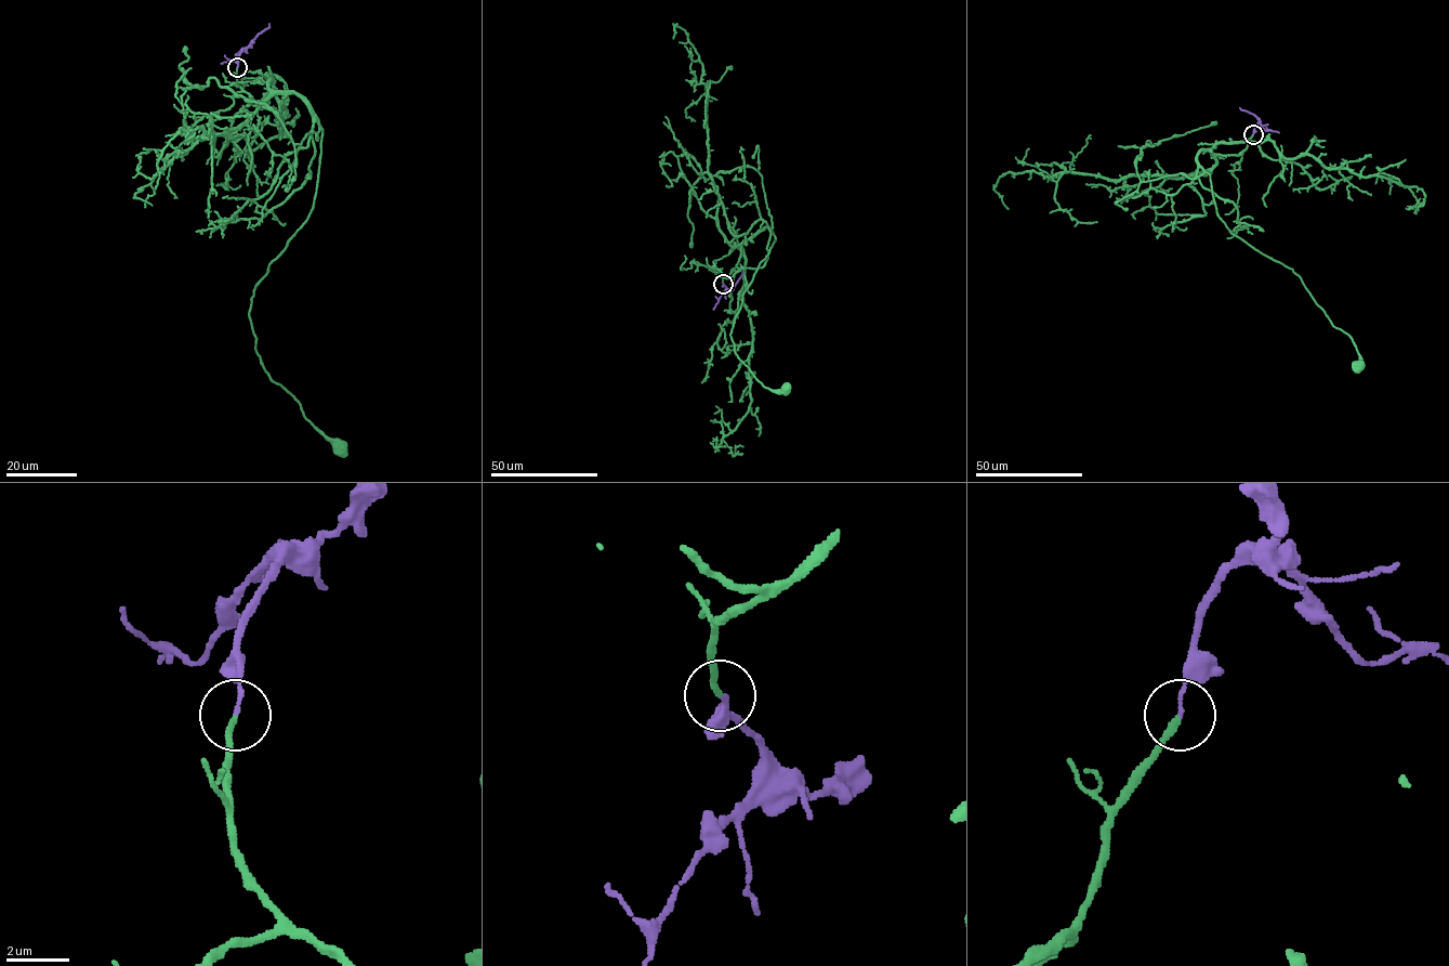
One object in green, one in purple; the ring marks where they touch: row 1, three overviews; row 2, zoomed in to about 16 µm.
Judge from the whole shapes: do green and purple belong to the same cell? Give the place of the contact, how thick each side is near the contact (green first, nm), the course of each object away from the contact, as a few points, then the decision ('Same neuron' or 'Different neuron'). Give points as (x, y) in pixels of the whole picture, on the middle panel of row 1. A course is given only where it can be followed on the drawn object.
Place: (723, 284). Thickness 180 nm (green) against 110 nm. Course of green: (723, 284), (741, 244), (768, 227), (775, 240), (742, 295), (730, 336), (759, 381), (785, 388). Course of purple: (723, 284), (732, 289), (742, 270). Same neuron

